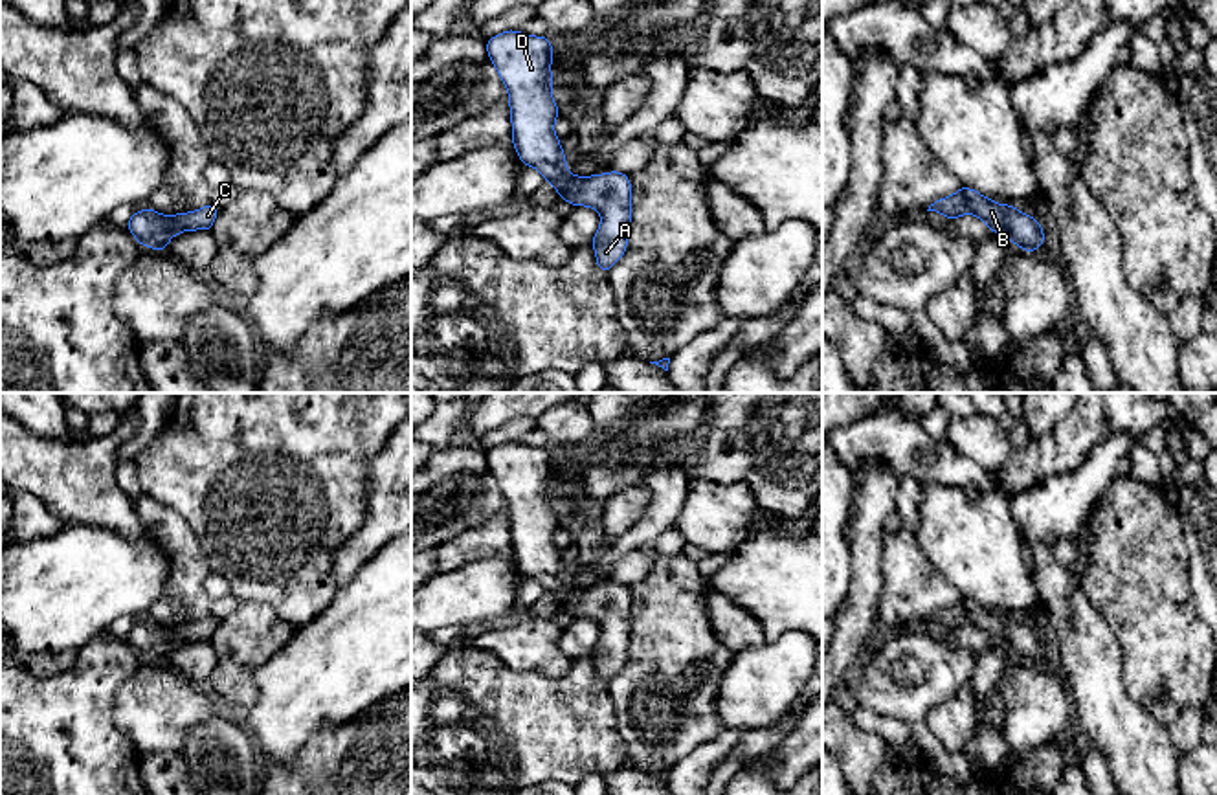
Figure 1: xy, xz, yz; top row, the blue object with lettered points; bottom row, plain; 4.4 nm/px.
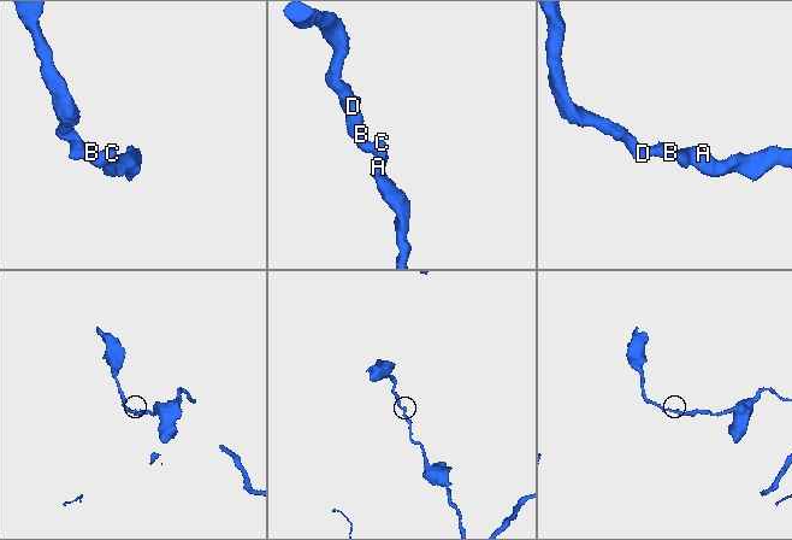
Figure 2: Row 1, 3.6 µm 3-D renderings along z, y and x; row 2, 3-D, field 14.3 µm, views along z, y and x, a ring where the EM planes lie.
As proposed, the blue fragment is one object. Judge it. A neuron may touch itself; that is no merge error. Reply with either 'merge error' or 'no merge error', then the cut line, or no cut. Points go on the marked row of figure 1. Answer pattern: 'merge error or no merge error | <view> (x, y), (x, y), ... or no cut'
no merge error | no cut

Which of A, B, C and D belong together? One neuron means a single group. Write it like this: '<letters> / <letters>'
A B C D

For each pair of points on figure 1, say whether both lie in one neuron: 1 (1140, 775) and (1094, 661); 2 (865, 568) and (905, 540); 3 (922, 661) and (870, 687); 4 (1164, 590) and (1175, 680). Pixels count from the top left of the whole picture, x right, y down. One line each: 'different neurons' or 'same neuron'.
1: same neuron
2: different neurons
3: same neuron
4: same neuron

